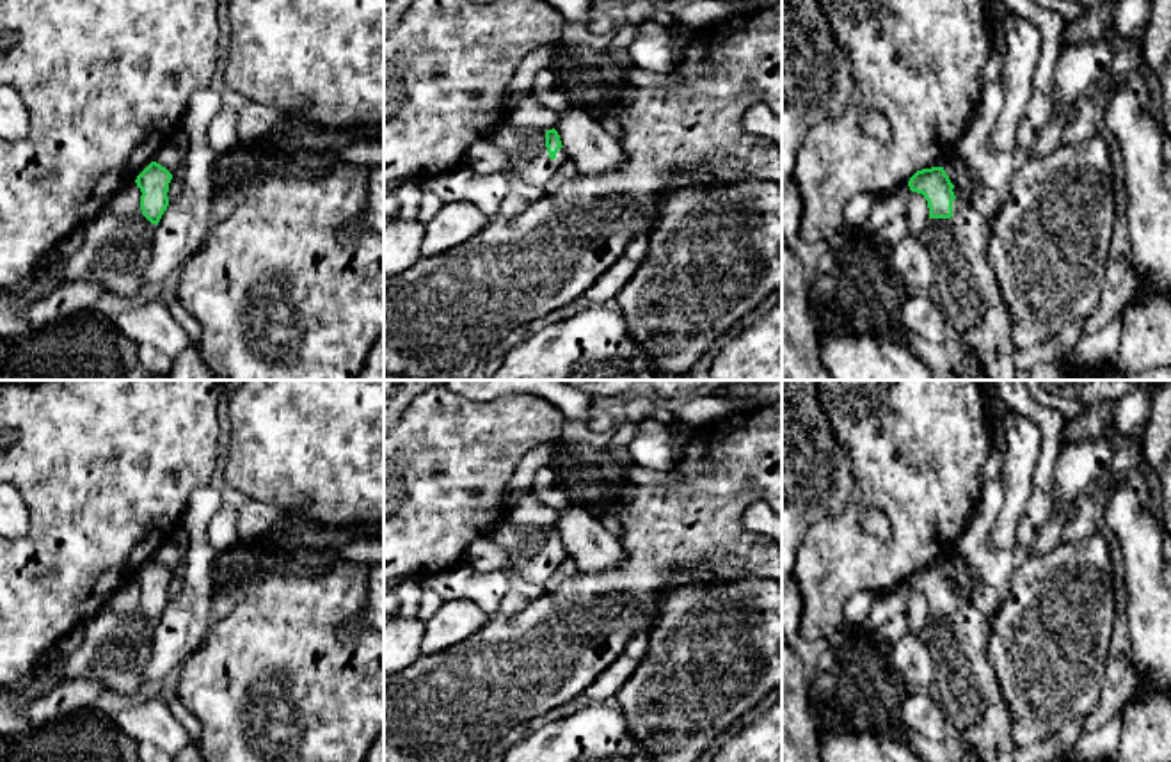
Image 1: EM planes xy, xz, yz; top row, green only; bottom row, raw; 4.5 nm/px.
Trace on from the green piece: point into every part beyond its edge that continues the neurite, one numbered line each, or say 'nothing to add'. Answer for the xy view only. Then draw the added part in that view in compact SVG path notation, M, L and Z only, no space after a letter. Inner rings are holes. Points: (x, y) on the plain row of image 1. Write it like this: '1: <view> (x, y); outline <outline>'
1: xy (114, 647); outline M105 606L84 631L80 647L66 657L57 686L64 680L91 679L108 693L142 698L144 663L149 657L156 623L140 609L117 613Z

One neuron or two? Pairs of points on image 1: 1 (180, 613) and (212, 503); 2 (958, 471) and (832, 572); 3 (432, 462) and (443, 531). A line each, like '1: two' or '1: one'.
1: one
2: one
3: one

